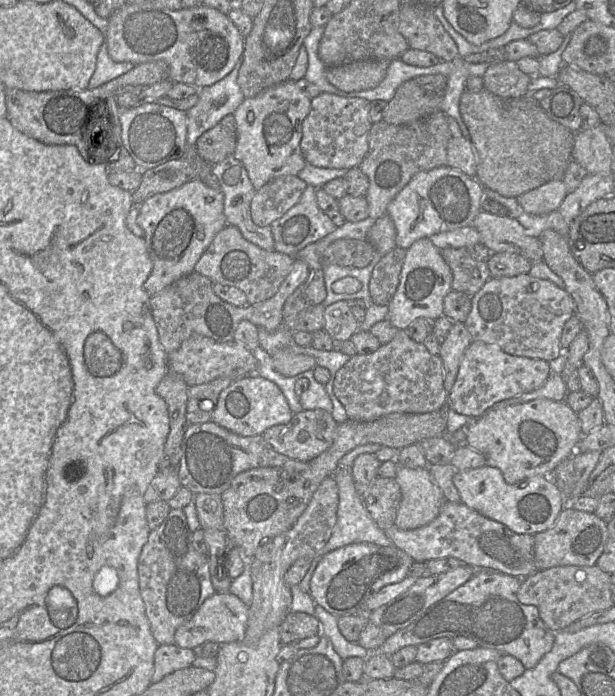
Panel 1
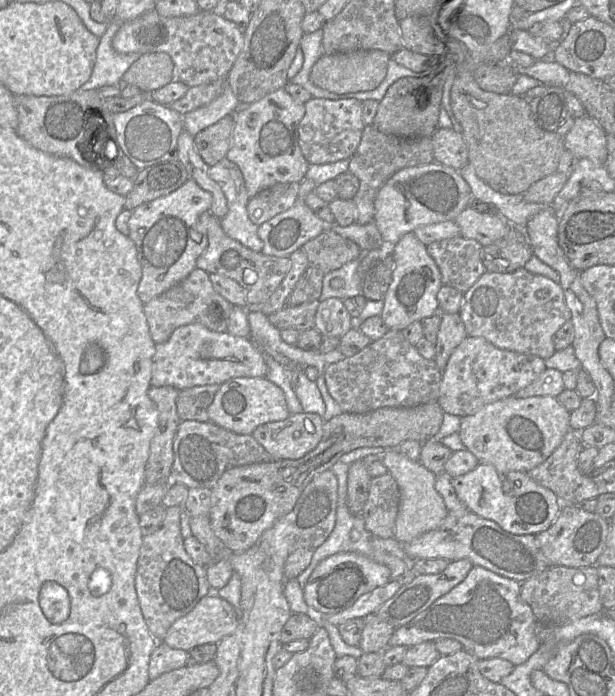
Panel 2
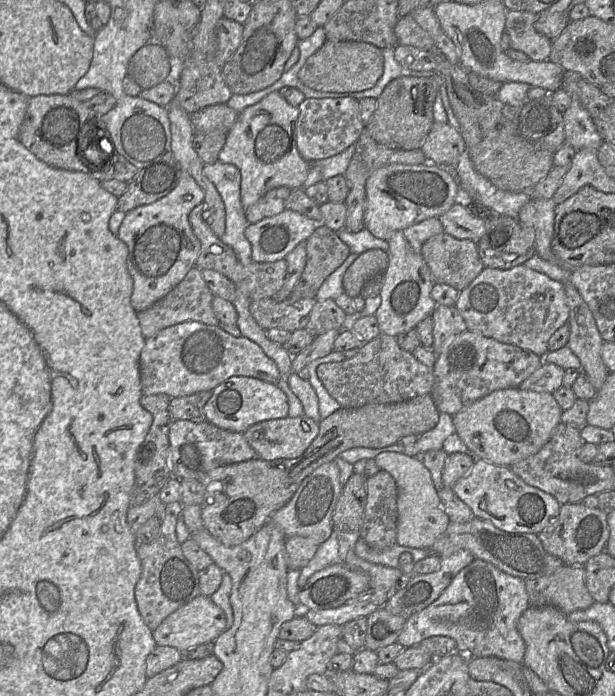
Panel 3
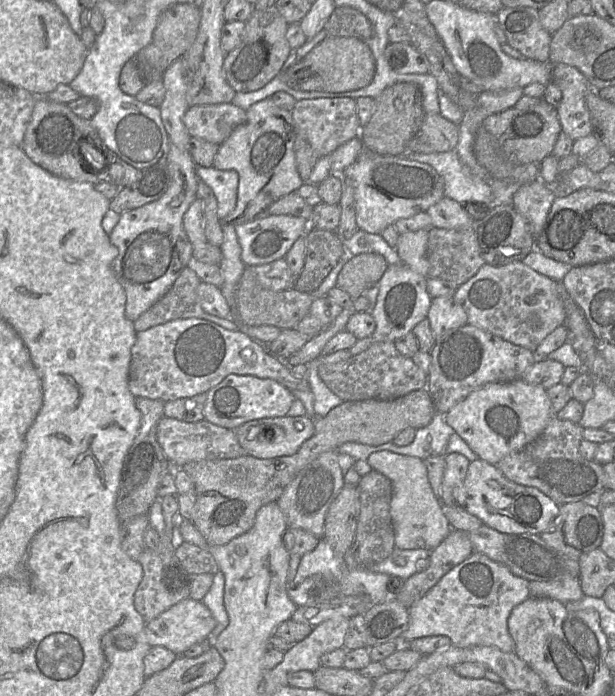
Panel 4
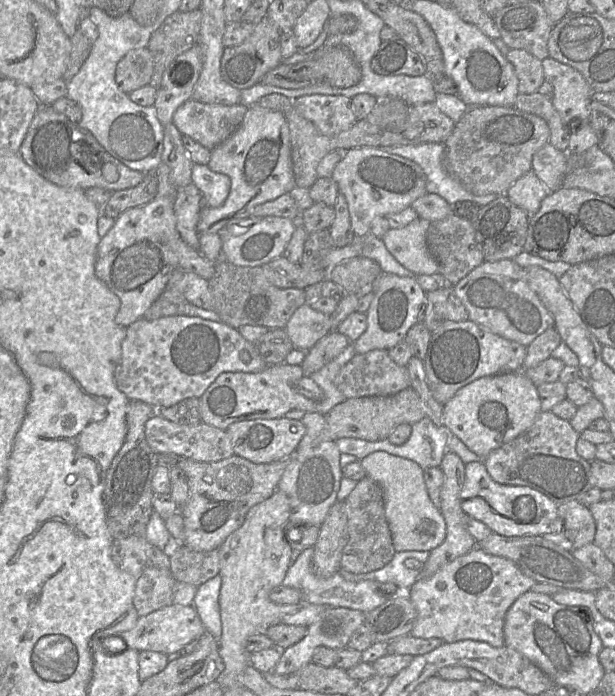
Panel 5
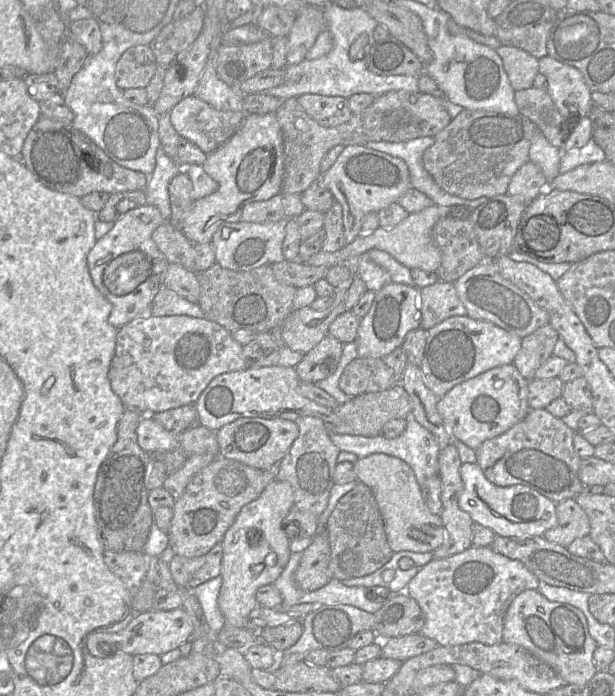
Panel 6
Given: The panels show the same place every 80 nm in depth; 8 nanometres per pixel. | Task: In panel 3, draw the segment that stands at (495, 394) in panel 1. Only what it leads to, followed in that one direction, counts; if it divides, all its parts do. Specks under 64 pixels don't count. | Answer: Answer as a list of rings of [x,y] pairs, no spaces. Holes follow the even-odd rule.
[[[466,330],[445,340],[436,354],[431,396],[439,412],[455,415],[493,391],[519,387],[541,365],[541,357],[529,350]]]

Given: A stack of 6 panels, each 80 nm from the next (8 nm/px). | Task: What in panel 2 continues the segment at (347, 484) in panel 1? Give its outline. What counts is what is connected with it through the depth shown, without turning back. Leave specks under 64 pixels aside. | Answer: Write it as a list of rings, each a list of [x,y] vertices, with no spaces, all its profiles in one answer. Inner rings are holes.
[[[338,460],[331,469],[338,481],[338,502],[336,509],[335,526],[326,541],[314,551],[314,554],[311,558],[311,562],[308,567],[298,575],[297,580],[299,586],[302,589],[304,588],[309,576],[311,575],[315,567],[325,558],[337,553],[352,552],[360,554],[372,559],[373,561],[379,564],[387,566],[390,569],[391,581],[396,581],[398,577],[400,577],[402,574],[404,574],[404,572],[406,572],[406,570],[408,570],[407,564],[402,559],[399,559],[385,551],[375,548],[371,543],[371,537],[374,536],[372,536],[365,529],[365,522],[362,515],[353,515],[350,513],[347,506],[347,480],[349,468],[350,465],[347,465]]]

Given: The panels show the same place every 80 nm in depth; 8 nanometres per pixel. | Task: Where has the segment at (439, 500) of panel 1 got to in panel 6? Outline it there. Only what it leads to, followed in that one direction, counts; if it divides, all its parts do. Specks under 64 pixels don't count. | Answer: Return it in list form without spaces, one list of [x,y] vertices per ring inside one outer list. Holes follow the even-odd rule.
[[[383,453],[358,459],[354,463],[356,480],[373,492],[383,519],[386,538],[393,552],[433,552],[445,541],[445,527],[439,515],[432,514],[425,505],[421,487],[410,466],[403,460]]]

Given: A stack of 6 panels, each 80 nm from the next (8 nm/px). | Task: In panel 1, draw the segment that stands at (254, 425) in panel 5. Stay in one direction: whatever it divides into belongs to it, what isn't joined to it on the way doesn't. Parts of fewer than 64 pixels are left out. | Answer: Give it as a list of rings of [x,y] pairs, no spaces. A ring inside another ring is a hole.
[[[302,410],[294,413],[288,423],[271,426],[261,435],[276,452],[293,460],[309,462],[332,445],[337,427],[331,413],[325,410]]]

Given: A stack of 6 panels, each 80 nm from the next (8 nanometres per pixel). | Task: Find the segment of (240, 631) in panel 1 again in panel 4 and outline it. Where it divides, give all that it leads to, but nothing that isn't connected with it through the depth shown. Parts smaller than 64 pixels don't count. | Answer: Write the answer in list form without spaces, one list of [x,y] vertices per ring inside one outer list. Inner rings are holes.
[[[187,598],[145,623],[144,631],[146,640],[151,647],[162,646],[178,656],[192,645],[208,640],[215,627],[216,621],[202,601]]]

